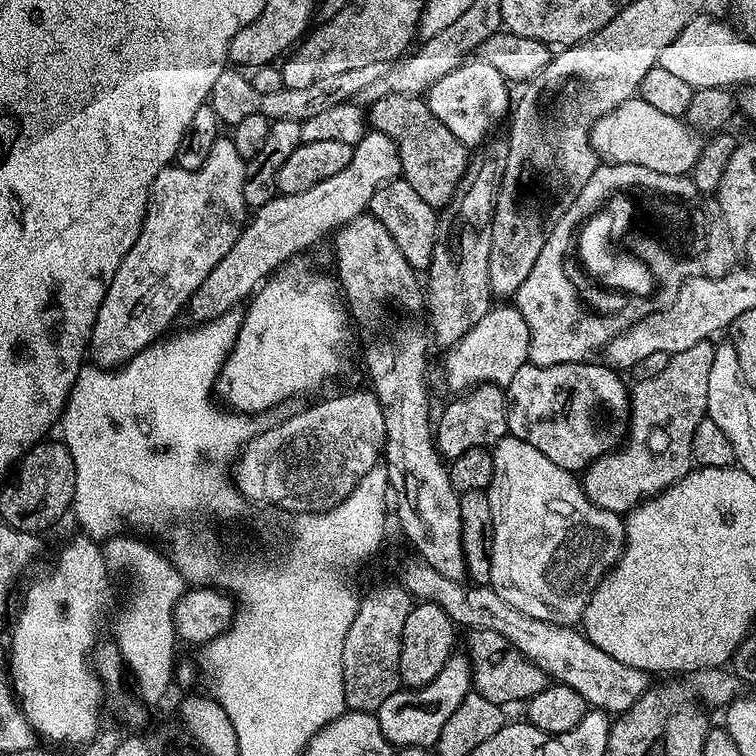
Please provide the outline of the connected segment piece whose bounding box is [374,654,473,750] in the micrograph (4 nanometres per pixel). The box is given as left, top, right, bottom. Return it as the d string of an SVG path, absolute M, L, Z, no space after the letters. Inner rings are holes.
M454 654L448 659L448 664L438 670L434 682L430 682L421 688L404 688L382 706L378 706L375 718L378 726L382 726L382 734L386 737L389 744L397 749L401 748L427 748L435 749L438 742L438 734L442 732L442 726L446 724L450 714L462 704L462 698L466 698L472 687L472 667L467 655Z

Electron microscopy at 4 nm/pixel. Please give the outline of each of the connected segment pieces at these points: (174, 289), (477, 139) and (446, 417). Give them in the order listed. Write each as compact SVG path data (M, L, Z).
M230 138L216 139L214 146L210 146L210 154L206 154L206 162L202 162L198 170L182 170L175 166L160 169L154 178L142 230L134 246L130 246L130 254L122 258L92 327L90 356L96 359L93 361L99 367L121 367L157 343L169 331L167 328L171 326L172 319L185 311L206 274L210 274L226 254L230 254L230 246L238 242L238 234L250 216L246 198L242 198L242 182L246 182L246 162Z
M469 58L460 63L450 74L445 74L430 86L426 93L428 108L458 138L458 142L469 146L479 146L493 135L492 123L503 121L510 112L510 96L508 100L509 81L504 79L490 62L479 58Z
M478 384L463 393L462 398L452 398L440 421L437 419L434 424L436 451L448 462L458 458L458 454L466 454L466 450L491 449L506 435L509 435L508 402L505 389L498 384Z

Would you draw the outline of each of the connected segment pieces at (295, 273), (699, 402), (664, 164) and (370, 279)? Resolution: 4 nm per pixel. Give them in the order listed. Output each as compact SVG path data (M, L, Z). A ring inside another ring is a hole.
M293 258L277 268L247 301L248 308L243 309L244 321L240 324L238 338L222 366L218 381L219 399L224 399L223 403L233 412L261 414L283 400L318 391L327 380L334 379L340 372L340 355L348 348L349 309L338 291L337 281L331 275L328 277L315 272L302 261Z
M712 342L695 344L690 350L673 352L662 374L645 381L633 383L630 388L630 415L628 417L628 434L615 452L607 452L588 465L582 473L582 485L586 498L607 512L627 514L644 501L667 490L671 484L691 472L694 467L692 443L694 426L707 417L707 394L709 393L710 368L714 363L717 345Z
M639 98L622 102L622 106L598 118L592 127L590 143L605 164L646 166L646 170L675 176L688 176L705 146L701 133L688 127L681 117L662 114L662 110Z
M365 214L358 218L350 218L334 233L336 239L336 272L339 287L346 297L347 307L351 315L356 316L364 324L372 324L376 320L376 314L380 308L376 304L382 304L393 300L401 304L408 312L416 311L422 306L422 284L416 281L417 269L402 258L402 250L390 238L386 226L378 222L371 214Z

